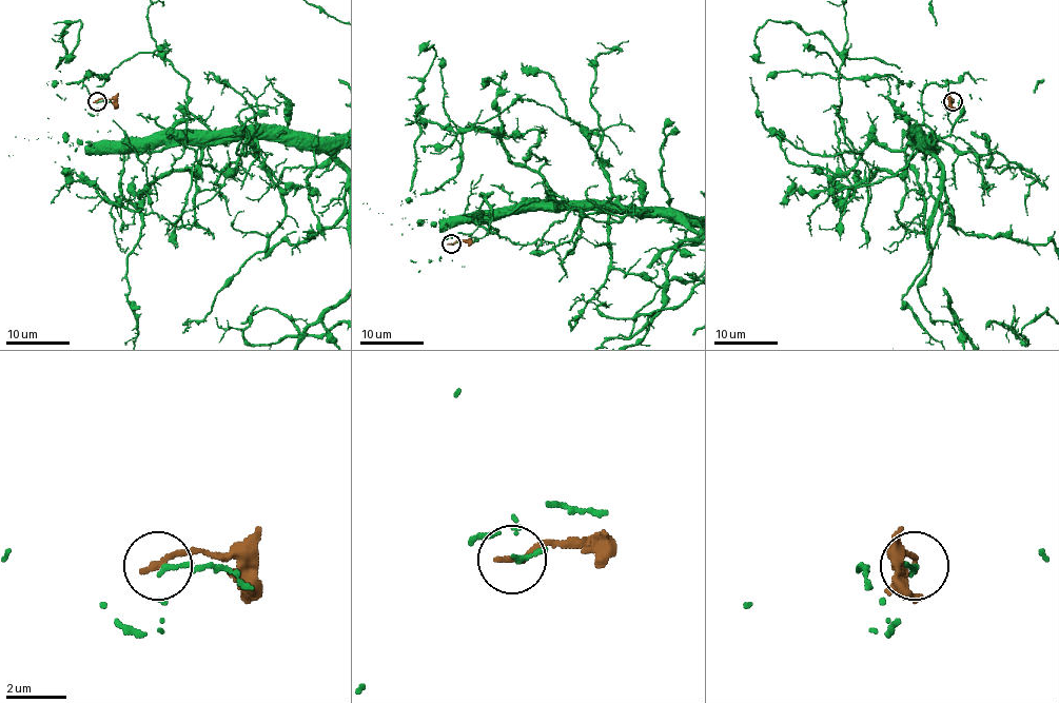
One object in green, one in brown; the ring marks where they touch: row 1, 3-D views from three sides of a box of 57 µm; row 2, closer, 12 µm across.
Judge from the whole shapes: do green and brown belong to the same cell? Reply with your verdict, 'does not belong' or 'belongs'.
does not belong

